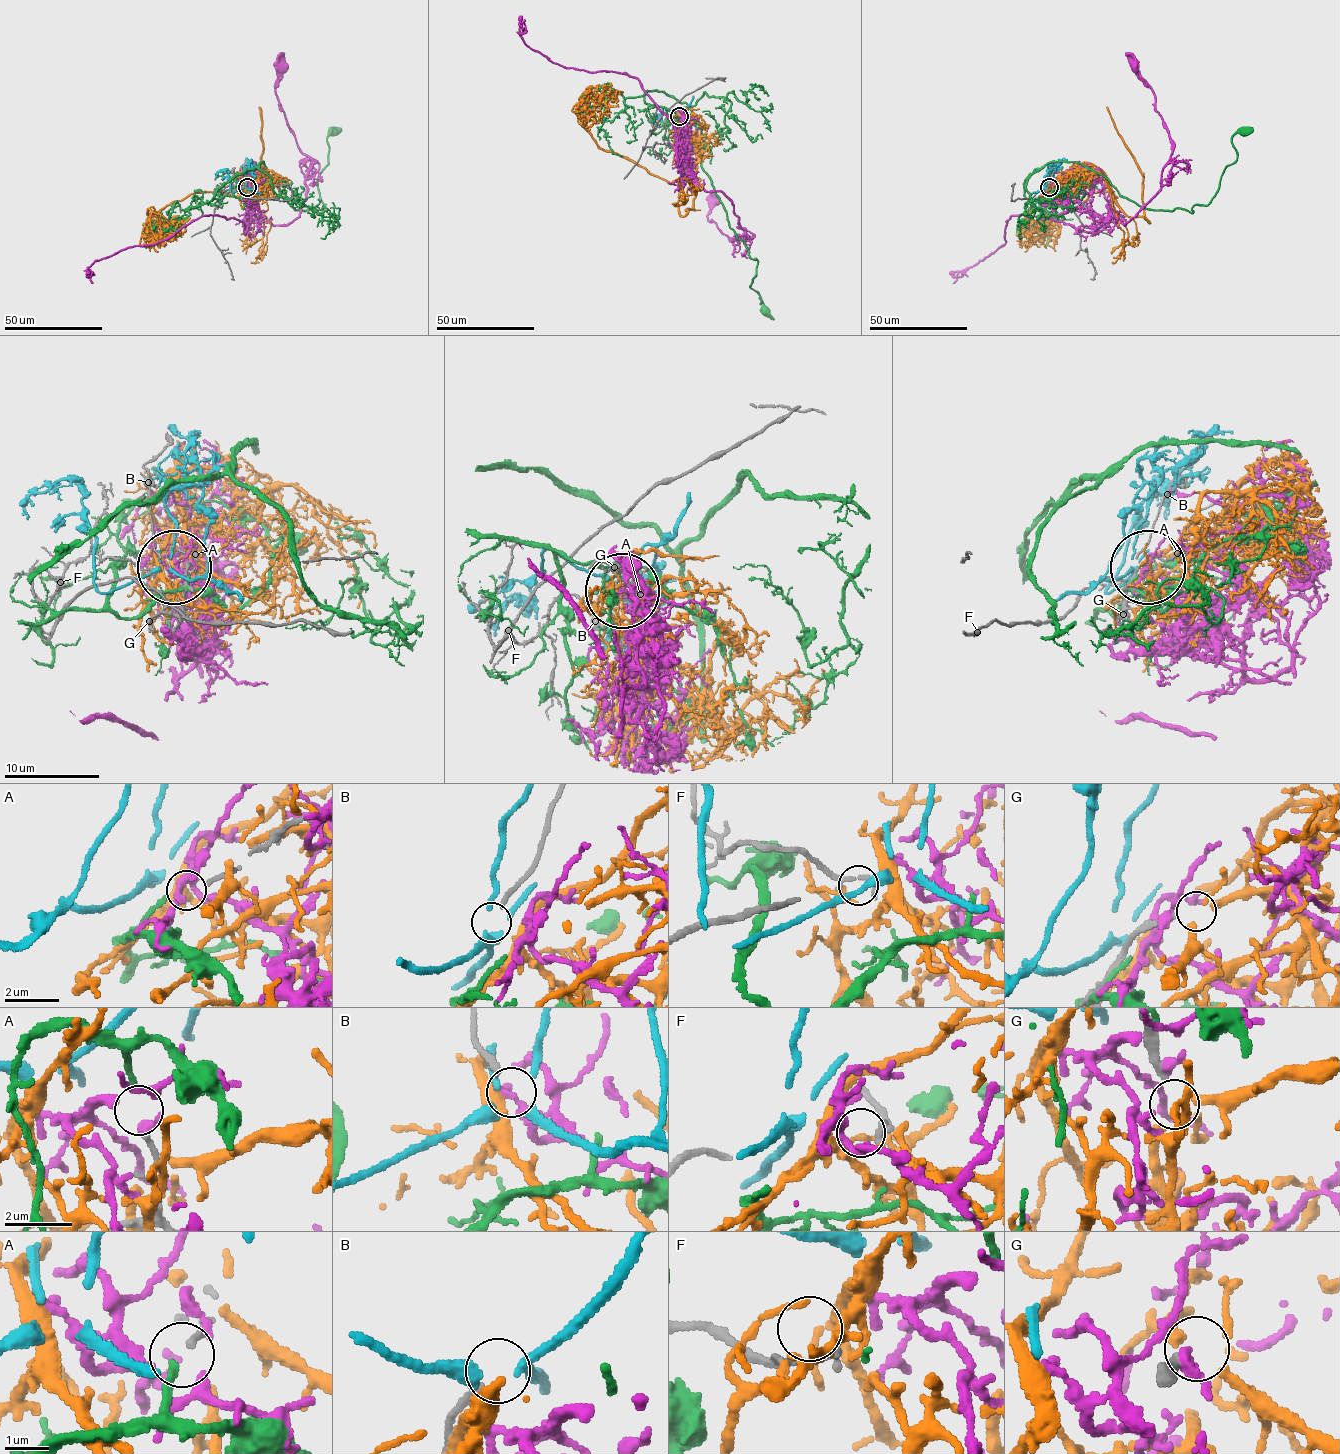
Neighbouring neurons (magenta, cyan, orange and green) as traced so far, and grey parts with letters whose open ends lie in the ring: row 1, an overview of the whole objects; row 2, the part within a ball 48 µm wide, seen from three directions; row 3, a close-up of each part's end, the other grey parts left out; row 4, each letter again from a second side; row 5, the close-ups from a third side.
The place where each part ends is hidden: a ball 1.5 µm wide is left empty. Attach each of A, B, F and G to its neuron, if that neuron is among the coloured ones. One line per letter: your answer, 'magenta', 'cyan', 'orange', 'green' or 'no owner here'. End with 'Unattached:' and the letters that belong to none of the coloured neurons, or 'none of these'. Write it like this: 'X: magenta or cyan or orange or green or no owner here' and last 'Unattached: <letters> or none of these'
A: green
B: no owner here
F: no owner here
G: orange
Unattached: B, F

